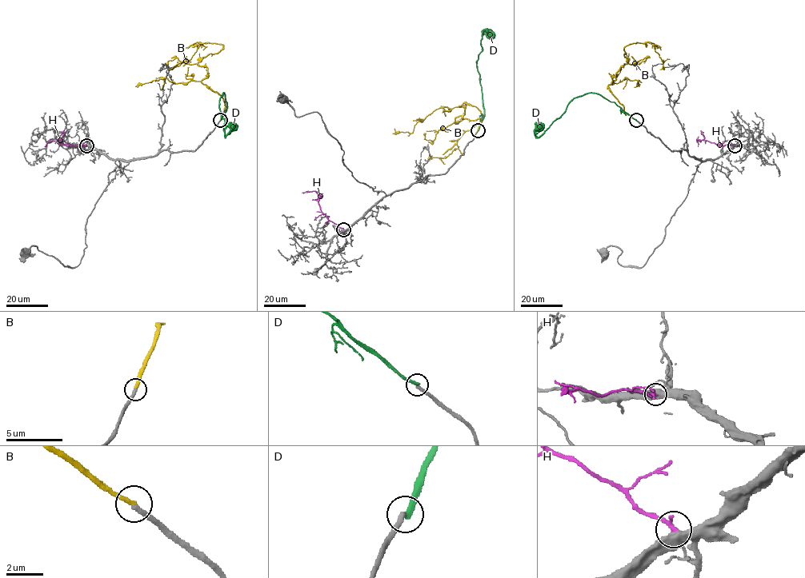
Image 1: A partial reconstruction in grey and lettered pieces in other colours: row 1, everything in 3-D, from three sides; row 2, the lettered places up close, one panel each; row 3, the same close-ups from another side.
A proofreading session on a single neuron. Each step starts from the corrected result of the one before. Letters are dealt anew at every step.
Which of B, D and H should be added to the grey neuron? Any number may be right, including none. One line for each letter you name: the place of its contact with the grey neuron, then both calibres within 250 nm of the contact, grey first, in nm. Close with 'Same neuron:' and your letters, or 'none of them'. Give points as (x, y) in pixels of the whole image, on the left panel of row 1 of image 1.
B: Touches grey at (220, 120). Thickness 280 nm (grey) against 280 nm
Same neuron: B

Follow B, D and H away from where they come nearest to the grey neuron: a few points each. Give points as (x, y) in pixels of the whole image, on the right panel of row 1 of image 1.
B: (636, 120), (626, 113), (608, 85), (626, 62), (624, 49), (629, 45), (650, 43), (664, 69)
D: (636, 120), (614, 102), (589, 93), (574, 97), (566, 111), (538, 137), (534, 133), (535, 129)
H: (735, 145), (697, 139), (698, 146)

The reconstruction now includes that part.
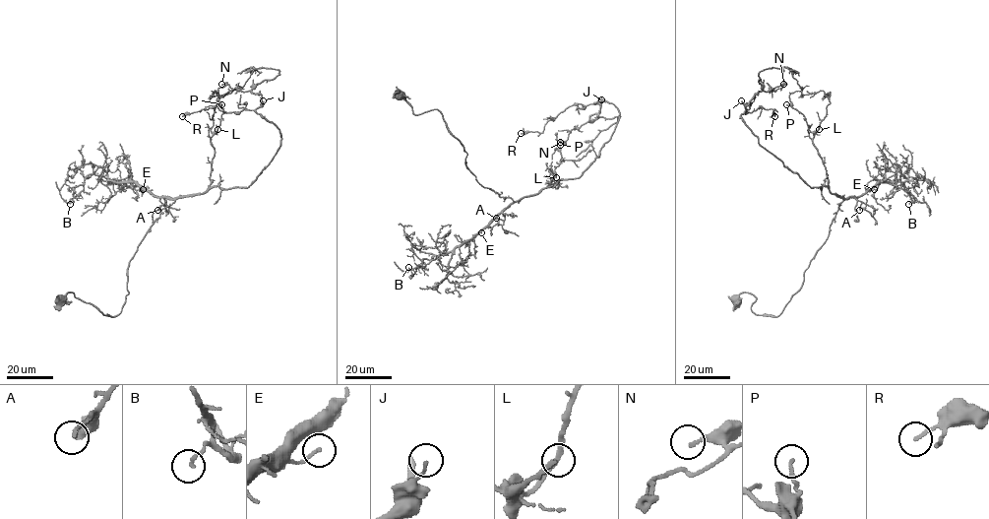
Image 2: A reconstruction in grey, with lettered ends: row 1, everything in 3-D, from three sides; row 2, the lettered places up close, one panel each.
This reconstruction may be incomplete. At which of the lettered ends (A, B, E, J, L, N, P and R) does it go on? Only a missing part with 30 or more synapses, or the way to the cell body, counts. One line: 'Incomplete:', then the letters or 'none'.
Incomplete: none

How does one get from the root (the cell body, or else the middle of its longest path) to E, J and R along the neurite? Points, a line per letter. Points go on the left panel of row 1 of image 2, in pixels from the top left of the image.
E: (61, 299), (72, 292), (104, 315), (121, 312), (128, 293), (129, 261), (160, 211), (174, 201), (143, 189)
J: (61, 299), (118, 314), (160, 211), (247, 187), (272, 160), (280, 133), (263, 100)
R: (61, 299), (116, 316), (160, 211), (247, 187), (280, 145), (253, 110), (182, 116)

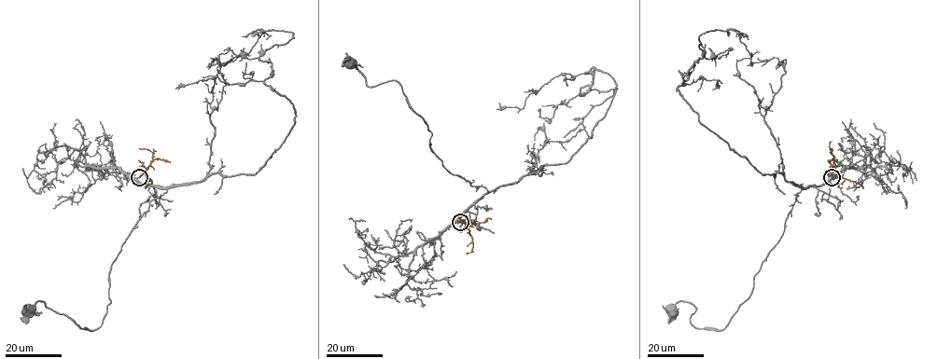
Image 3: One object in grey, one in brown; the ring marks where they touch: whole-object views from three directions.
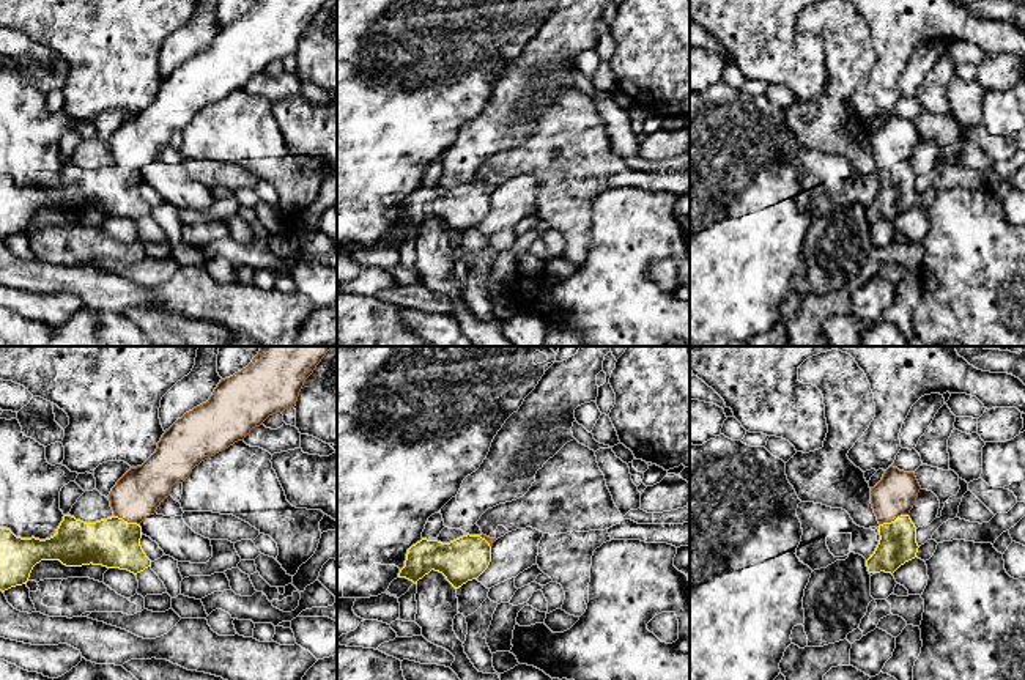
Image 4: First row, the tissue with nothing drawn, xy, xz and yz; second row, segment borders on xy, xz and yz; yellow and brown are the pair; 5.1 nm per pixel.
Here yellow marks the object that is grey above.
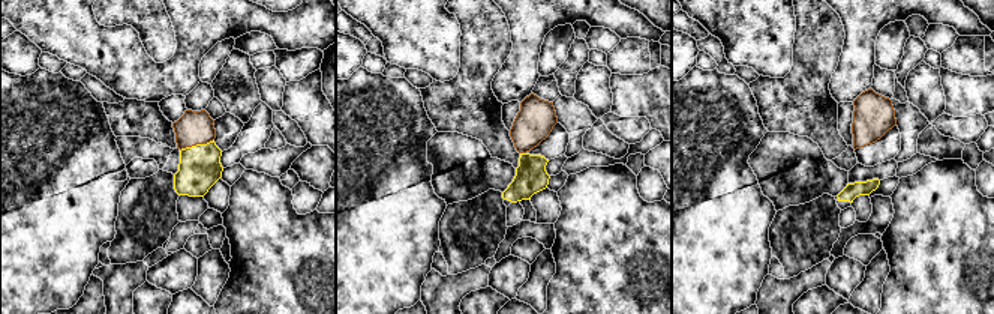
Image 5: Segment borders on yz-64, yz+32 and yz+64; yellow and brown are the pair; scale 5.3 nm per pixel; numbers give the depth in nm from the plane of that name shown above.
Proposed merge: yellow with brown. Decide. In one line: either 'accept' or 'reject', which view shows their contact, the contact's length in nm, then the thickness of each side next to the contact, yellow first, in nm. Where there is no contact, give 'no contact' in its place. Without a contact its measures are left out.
accept; meets yellow in yz; contact 160 nm long; 190 nm thick on the yellow side, 220 nm on the other

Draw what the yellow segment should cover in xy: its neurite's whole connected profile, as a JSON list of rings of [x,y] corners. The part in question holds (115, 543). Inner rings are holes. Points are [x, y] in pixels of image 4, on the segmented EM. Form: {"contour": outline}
{"contour": [[[260,346],[252,362],[230,378],[220,379],[209,400],[178,419],[157,442],[156,452],[137,468],[131,468],[109,494],[113,516],[96,523],[83,523],[65,515],[57,534],[50,538],[20,538],[0,527],[0,590],[27,584],[30,573],[41,560],[60,560],[66,567],[102,565],[128,570],[134,575],[151,567],[140,546],[140,523],[154,515],[161,502],[170,496],[175,483],[183,483],[202,461],[228,449],[250,433],[252,428],[288,408],[294,408],[305,379],[332,346]]]}

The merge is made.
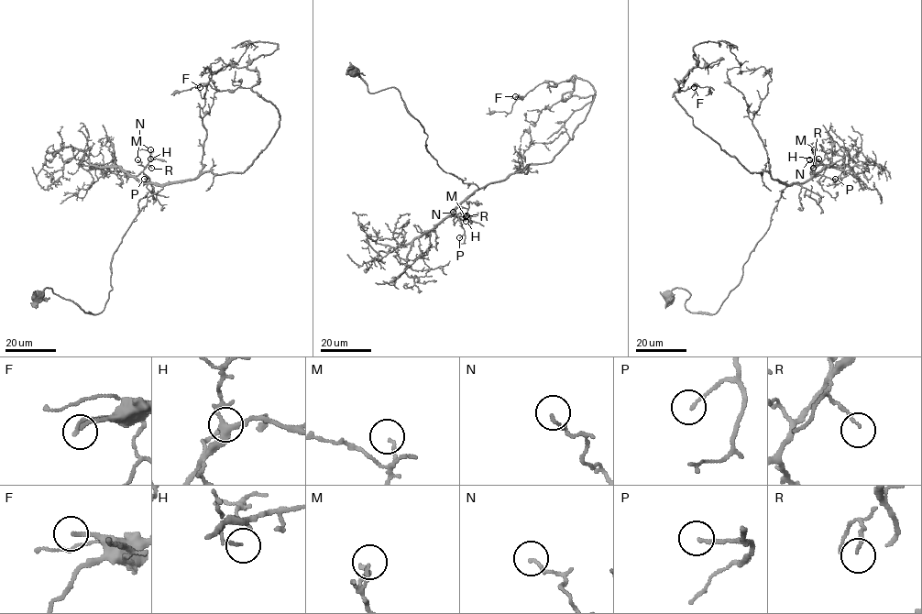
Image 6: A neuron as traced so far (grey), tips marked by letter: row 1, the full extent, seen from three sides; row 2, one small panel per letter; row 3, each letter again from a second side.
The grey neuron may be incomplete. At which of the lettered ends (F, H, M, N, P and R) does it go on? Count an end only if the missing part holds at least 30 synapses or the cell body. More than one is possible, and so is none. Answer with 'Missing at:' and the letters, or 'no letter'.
Missing at: F

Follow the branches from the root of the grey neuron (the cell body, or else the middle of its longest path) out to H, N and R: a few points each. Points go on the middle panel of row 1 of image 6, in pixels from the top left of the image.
H: (354, 73), (370, 93), (395, 87), (422, 125), (437, 164), (478, 187), (451, 214), (466, 221)
N: (354, 73), (370, 93), (395, 87), (422, 125), (437, 164), (478, 187), (451, 214), (458, 218), (453, 212)
R: (354, 73), (370, 93), (395, 87), (422, 125), (437, 164), (478, 187), (451, 214), (466, 215)

